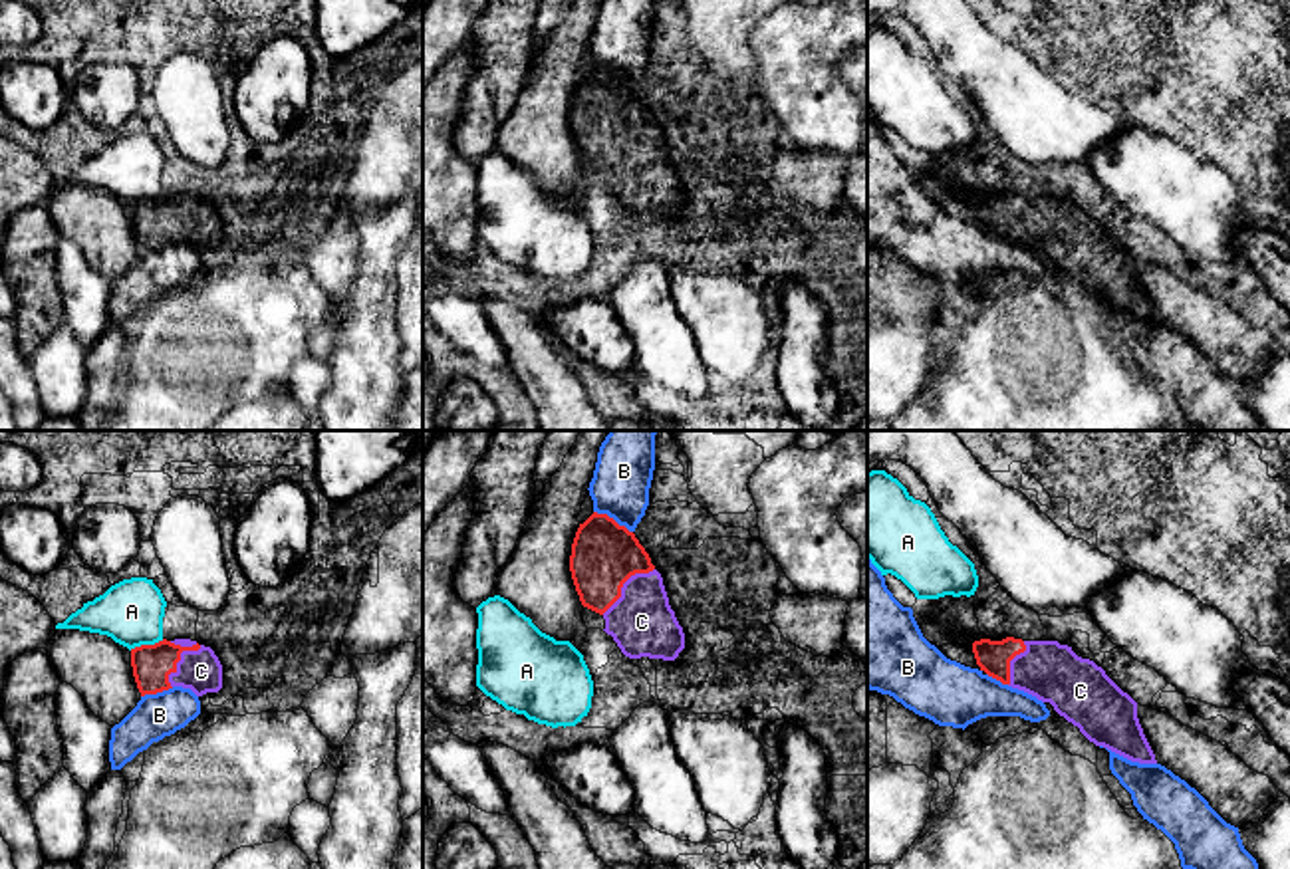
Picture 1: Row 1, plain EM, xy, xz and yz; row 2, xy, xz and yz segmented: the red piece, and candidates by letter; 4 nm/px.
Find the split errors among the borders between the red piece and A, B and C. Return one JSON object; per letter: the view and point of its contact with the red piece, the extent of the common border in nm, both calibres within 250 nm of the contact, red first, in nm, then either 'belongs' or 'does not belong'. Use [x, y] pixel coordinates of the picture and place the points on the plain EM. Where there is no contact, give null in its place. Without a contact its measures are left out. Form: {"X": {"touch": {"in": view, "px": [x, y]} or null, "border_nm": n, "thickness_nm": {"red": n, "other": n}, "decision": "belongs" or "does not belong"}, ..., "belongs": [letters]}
{"A": {"touch": {"in": "xy", "px": [145, 201]}, "border_nm": 150, "thickness_nm": {"red": 160, "other": 260}, "decision": "does not belong"}, "B": {"touch": {"in": "xz", "px": [612, 74]}, "border_nm": 180, "thickness_nm": {"red": 280, "other": 240}, "decision": "does not belong"}, "C": {"touch": {"in": "xy", "px": [179, 215]}, "border_nm": 220, "thickness_nm": {"red": 160, "other": 170}, "decision": "belongs"}, "belongs": ["C"]}

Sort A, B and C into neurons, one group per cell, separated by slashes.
A / B / C

